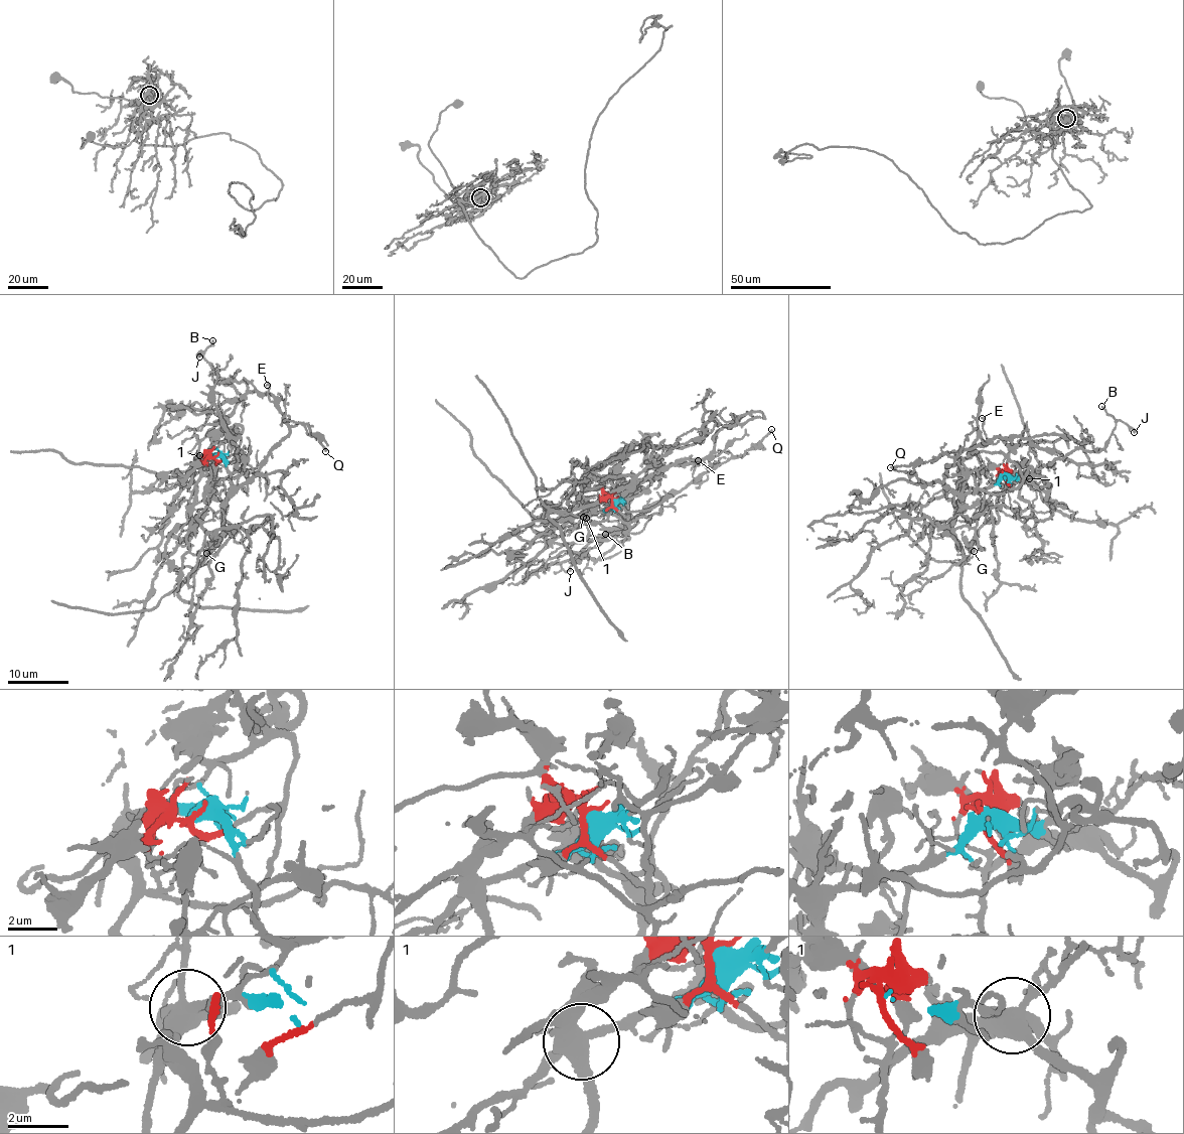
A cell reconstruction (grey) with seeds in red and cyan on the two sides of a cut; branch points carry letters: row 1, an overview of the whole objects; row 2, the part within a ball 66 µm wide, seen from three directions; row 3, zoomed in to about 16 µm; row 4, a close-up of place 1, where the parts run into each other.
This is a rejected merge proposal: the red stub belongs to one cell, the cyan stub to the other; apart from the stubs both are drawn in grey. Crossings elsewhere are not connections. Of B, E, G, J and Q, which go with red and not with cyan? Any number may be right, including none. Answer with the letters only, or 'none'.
B, G, J

